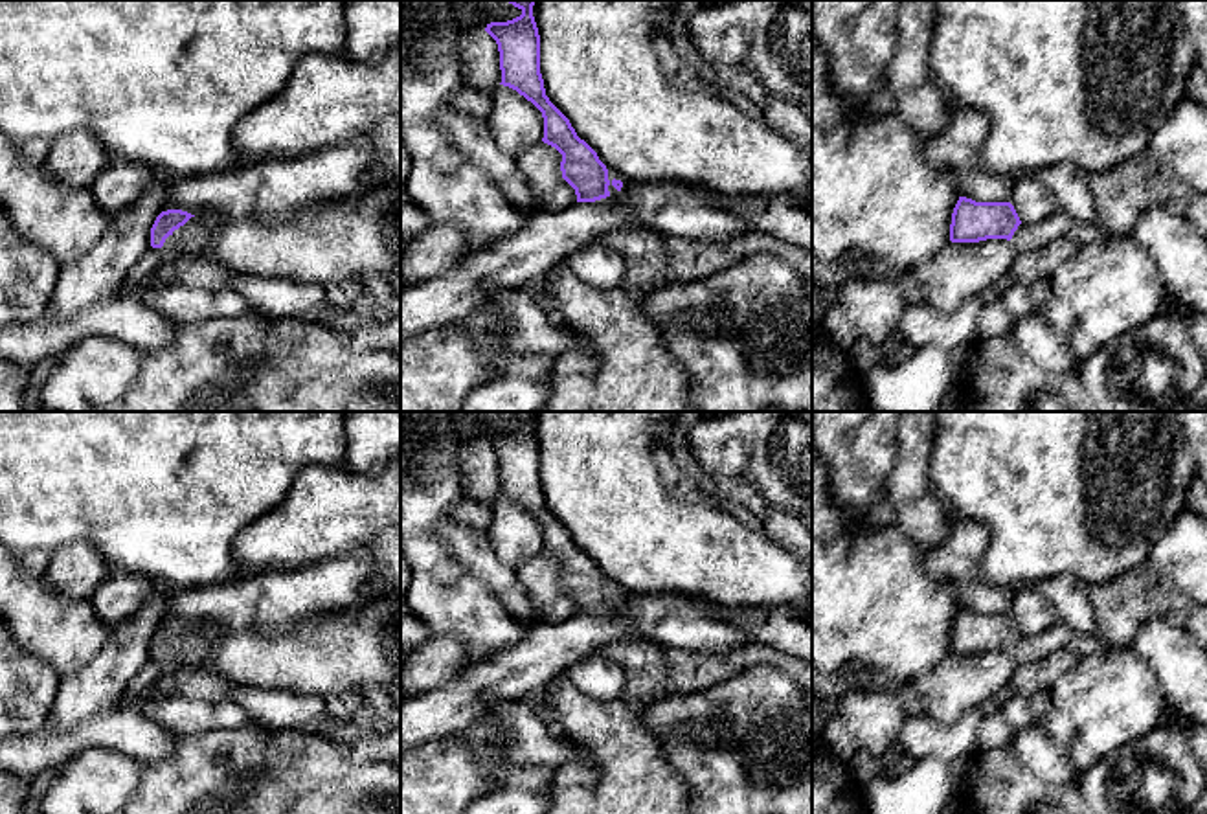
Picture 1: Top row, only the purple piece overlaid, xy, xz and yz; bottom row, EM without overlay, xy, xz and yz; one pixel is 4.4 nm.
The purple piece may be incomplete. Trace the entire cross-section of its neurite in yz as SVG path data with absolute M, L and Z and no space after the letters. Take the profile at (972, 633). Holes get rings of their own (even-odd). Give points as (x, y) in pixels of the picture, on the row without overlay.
M959 608L952 625L950 652L1010 652L1020 636L1021 632L1010 614L976 614L972 610Z

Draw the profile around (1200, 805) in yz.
M1207 790L1192 805L1183 807L1172 803L1170 807L1165 807L1157 814L1207 814Z

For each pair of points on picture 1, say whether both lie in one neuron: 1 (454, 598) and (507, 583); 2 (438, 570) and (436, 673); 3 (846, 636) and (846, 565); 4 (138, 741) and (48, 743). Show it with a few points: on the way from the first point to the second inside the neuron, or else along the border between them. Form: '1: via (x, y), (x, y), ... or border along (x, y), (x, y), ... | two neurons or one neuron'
1: border along (454, 561), (476, 577), (517, 620) | two neurons
2: border along (434, 633), (456, 638), (469, 660) | two neurons
3: via (846, 618), (846, 583) | one neuron
4: via (116, 735), (87, 735), (70, 743) | one neuron

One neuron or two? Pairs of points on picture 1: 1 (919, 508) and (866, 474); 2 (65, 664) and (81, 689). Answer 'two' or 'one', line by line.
1: two
2: two

